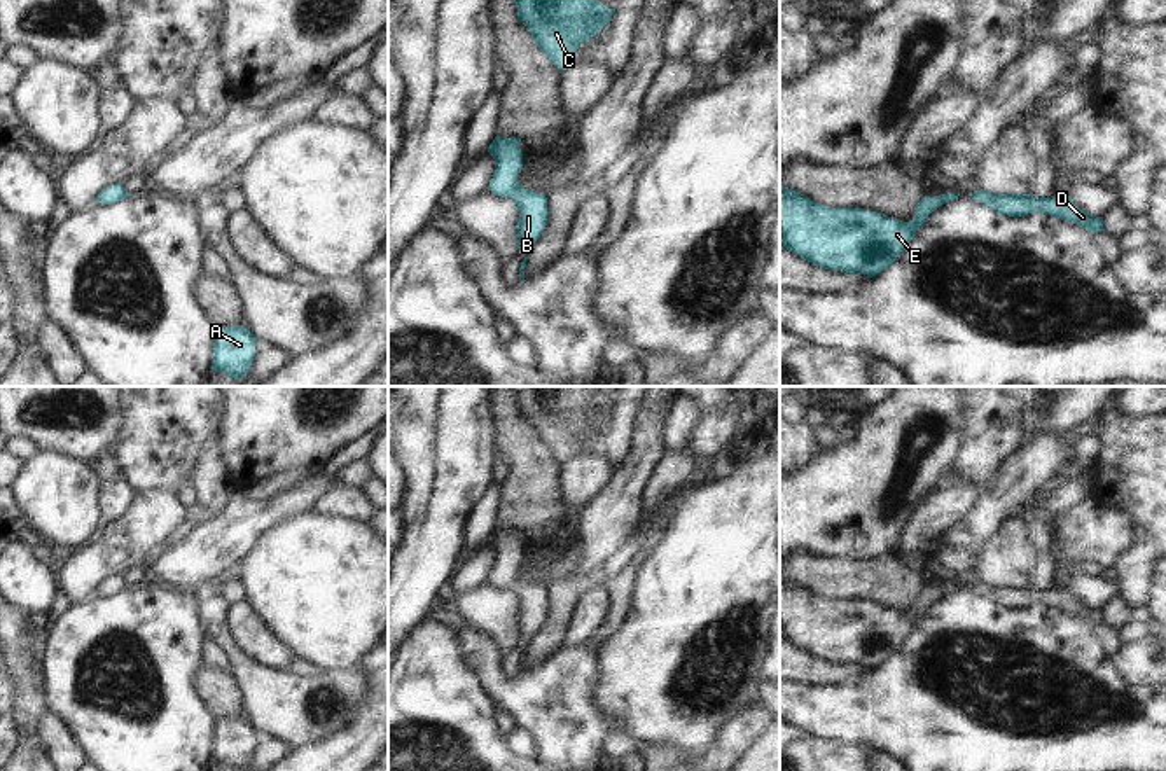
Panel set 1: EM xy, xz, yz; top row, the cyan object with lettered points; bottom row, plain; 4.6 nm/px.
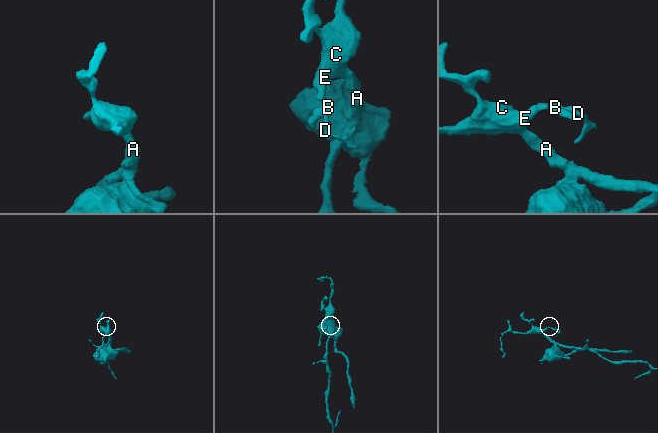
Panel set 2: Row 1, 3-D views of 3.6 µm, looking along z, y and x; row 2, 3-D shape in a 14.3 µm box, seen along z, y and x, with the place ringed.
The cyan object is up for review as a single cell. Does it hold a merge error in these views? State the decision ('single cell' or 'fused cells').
single cell

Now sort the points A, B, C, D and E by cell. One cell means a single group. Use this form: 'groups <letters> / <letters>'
groups A B C D E

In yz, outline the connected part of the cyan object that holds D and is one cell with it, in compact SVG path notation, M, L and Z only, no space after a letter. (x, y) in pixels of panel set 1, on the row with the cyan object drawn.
M981 189L972 192L970 198L993 208L998 215L1024 217L1028 213L1040 212L1052 215L1054 219L1082 226L1093 234L1105 231L1103 217L1086 213L1068 194L1033 198L1030 194L989 194Z

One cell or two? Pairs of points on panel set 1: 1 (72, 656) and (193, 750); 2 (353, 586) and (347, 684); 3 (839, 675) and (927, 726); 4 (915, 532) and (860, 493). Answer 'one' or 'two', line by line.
1: one
2: two
3: two
4: two

